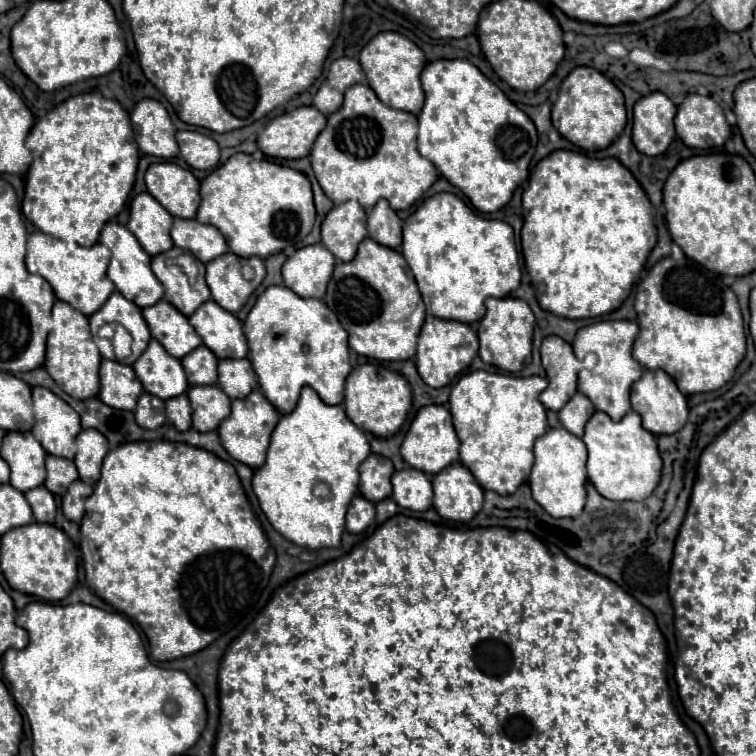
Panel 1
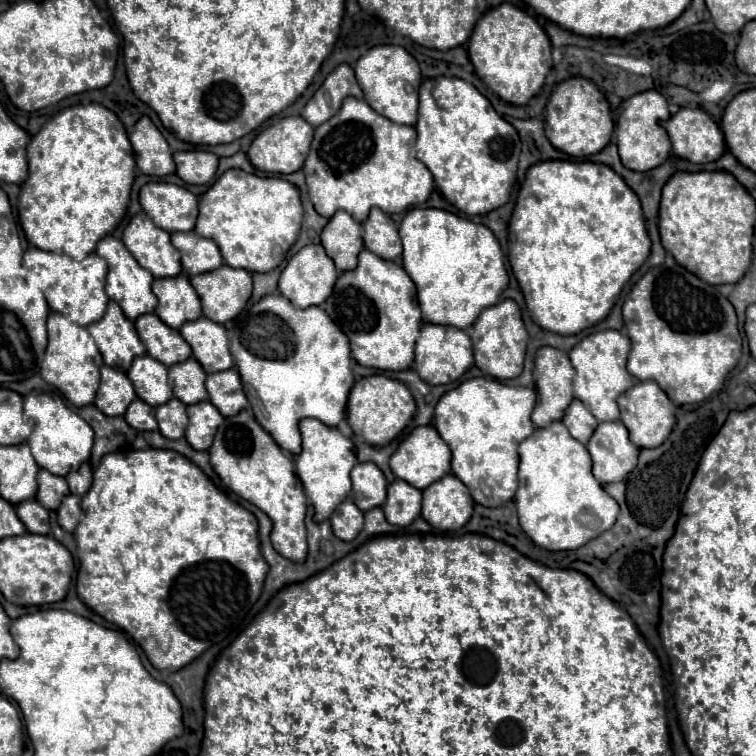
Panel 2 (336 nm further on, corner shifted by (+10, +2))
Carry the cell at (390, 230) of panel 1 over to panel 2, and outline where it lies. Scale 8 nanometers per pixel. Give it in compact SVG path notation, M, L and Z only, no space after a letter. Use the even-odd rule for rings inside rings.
M373 208L367 222L363 222L363 242L367 250L385 260L397 260L401 256L401 238L397 234L397 224L379 208Z

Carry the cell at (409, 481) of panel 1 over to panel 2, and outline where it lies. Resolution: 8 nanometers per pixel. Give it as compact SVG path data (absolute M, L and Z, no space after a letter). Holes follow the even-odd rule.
M395 480L393 484L389 484L383 512L391 524L411 524L421 514L421 490L407 484L405 480Z

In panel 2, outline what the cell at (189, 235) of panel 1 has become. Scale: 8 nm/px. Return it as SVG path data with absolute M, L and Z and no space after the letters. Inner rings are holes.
M173 232L171 242L181 252L181 266L187 276L209 272L223 264L217 244L209 238L195 236L193 232L189 232L189 234Z

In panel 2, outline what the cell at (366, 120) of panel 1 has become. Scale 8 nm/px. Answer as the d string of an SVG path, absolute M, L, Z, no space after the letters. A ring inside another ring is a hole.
M353 96L345 98L339 112L315 128L315 138L311 142L311 150L303 164L309 198L315 210L325 218L333 216L335 210L345 210L357 222L365 222L373 206L381 208L387 214L399 214L403 210L423 204L433 190L433 174L427 170L425 164L421 164L413 156L415 136L417 134L413 126L397 124L377 114L365 100L359 100Z

